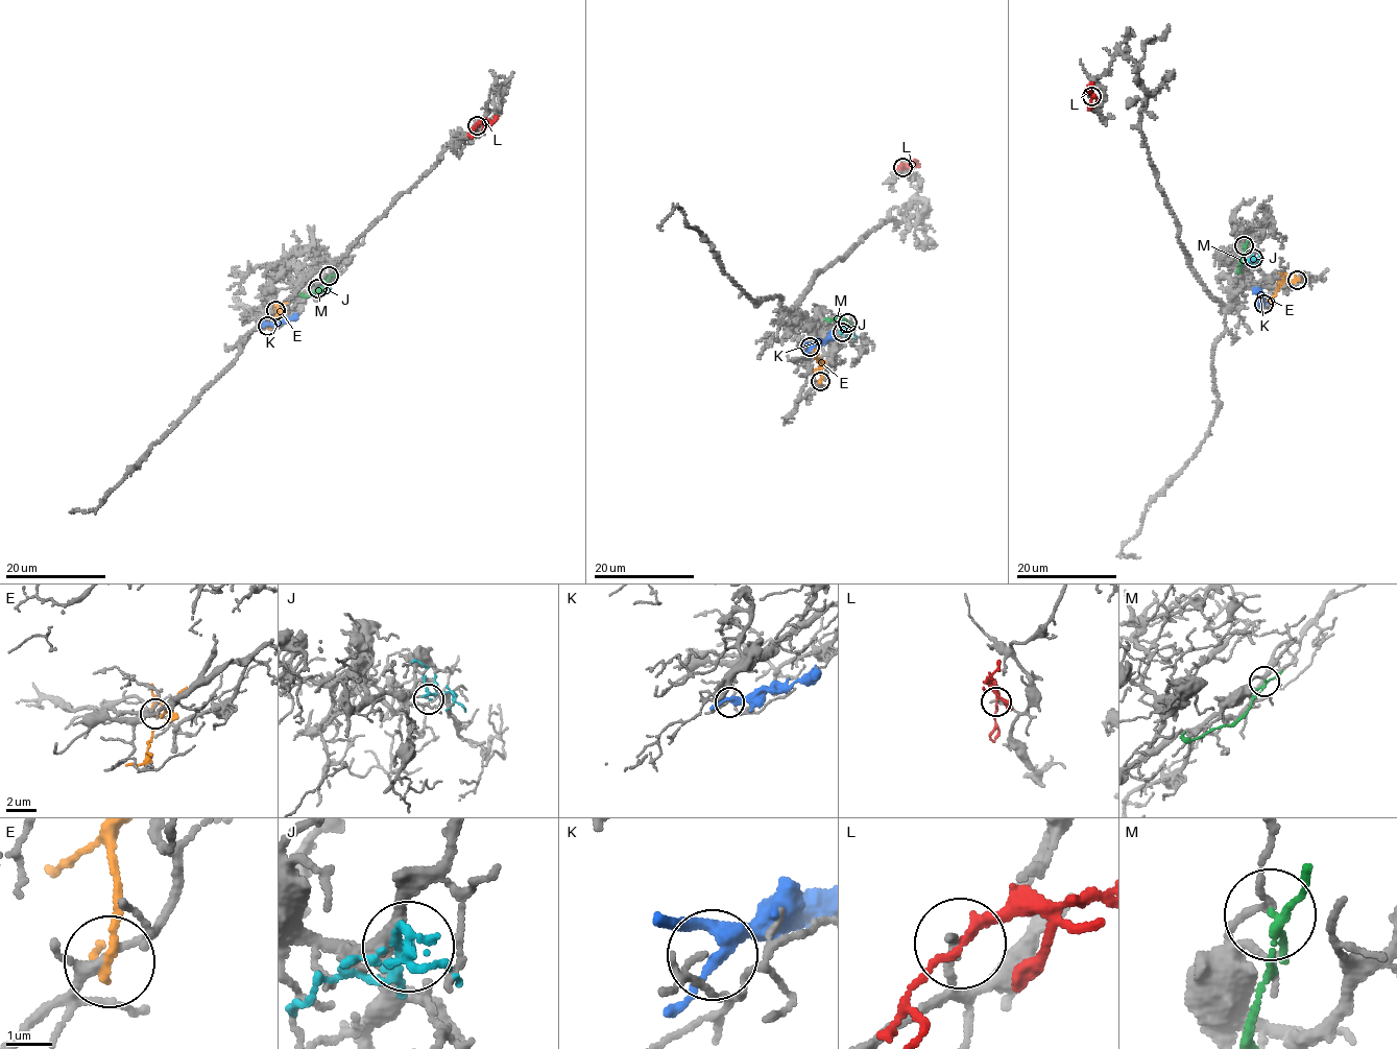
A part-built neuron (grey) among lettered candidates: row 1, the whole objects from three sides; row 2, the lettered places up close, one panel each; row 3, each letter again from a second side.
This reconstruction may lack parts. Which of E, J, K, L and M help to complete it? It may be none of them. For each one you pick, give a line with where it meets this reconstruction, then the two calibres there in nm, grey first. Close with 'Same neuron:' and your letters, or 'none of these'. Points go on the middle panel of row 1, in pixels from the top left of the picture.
Same neuron: none of these

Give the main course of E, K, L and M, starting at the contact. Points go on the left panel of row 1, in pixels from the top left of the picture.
E: (275, 310), (282, 311), (272, 325), (266, 327)
K: (267, 325), (297, 314)
L: (477, 125), (491, 121), (496, 116)
M: (329, 276), (319, 289), (306, 295), (303, 292)

